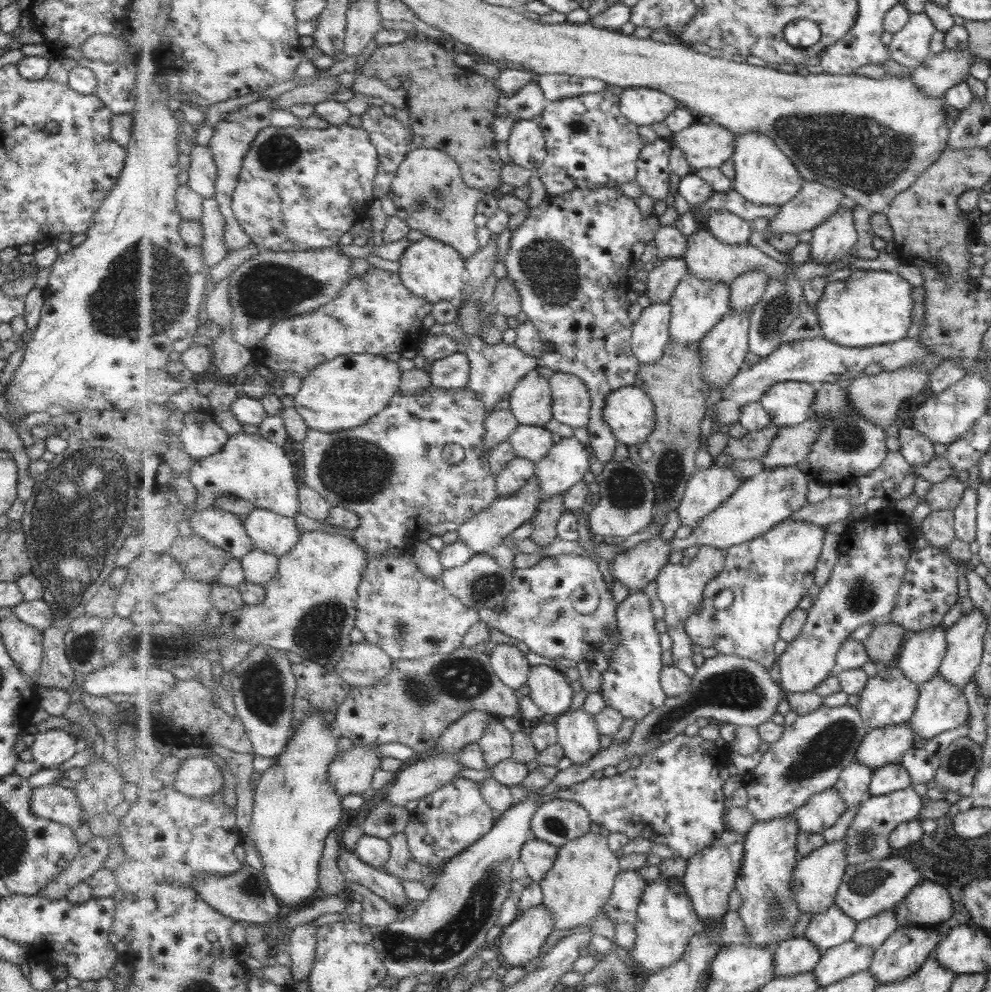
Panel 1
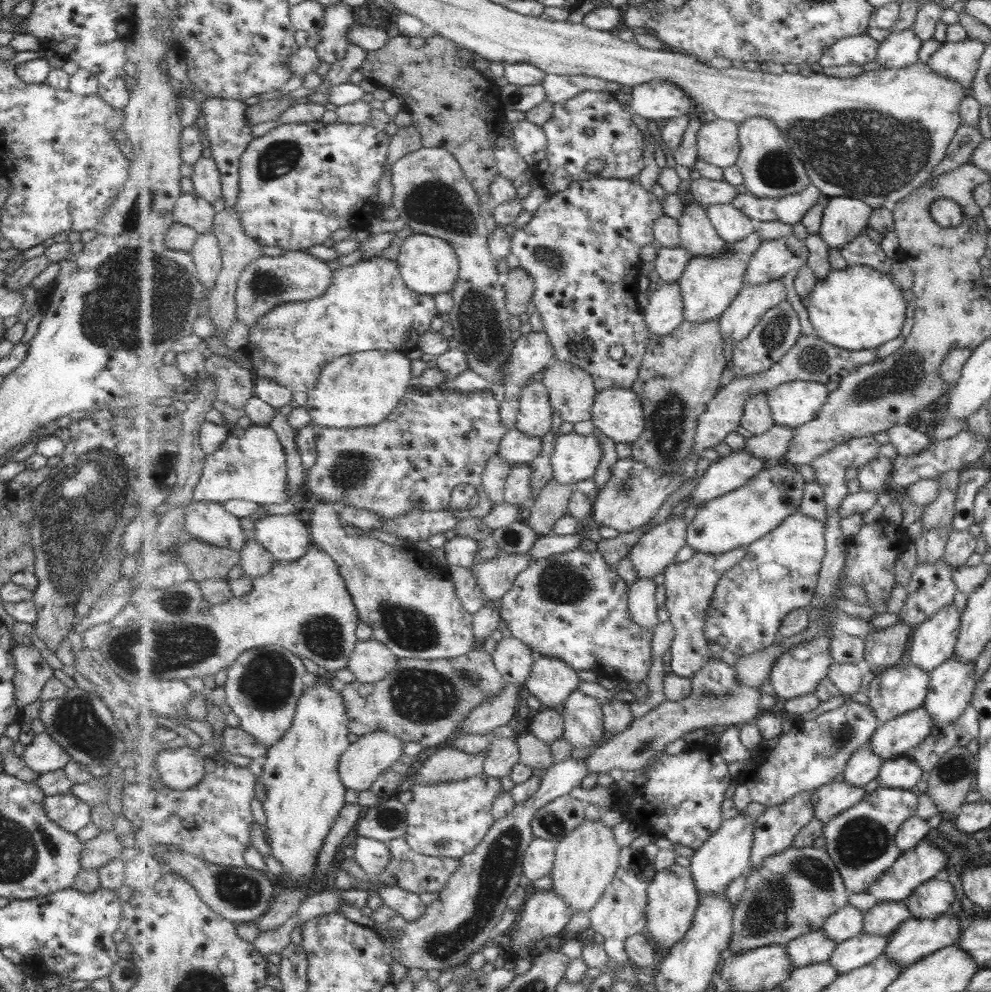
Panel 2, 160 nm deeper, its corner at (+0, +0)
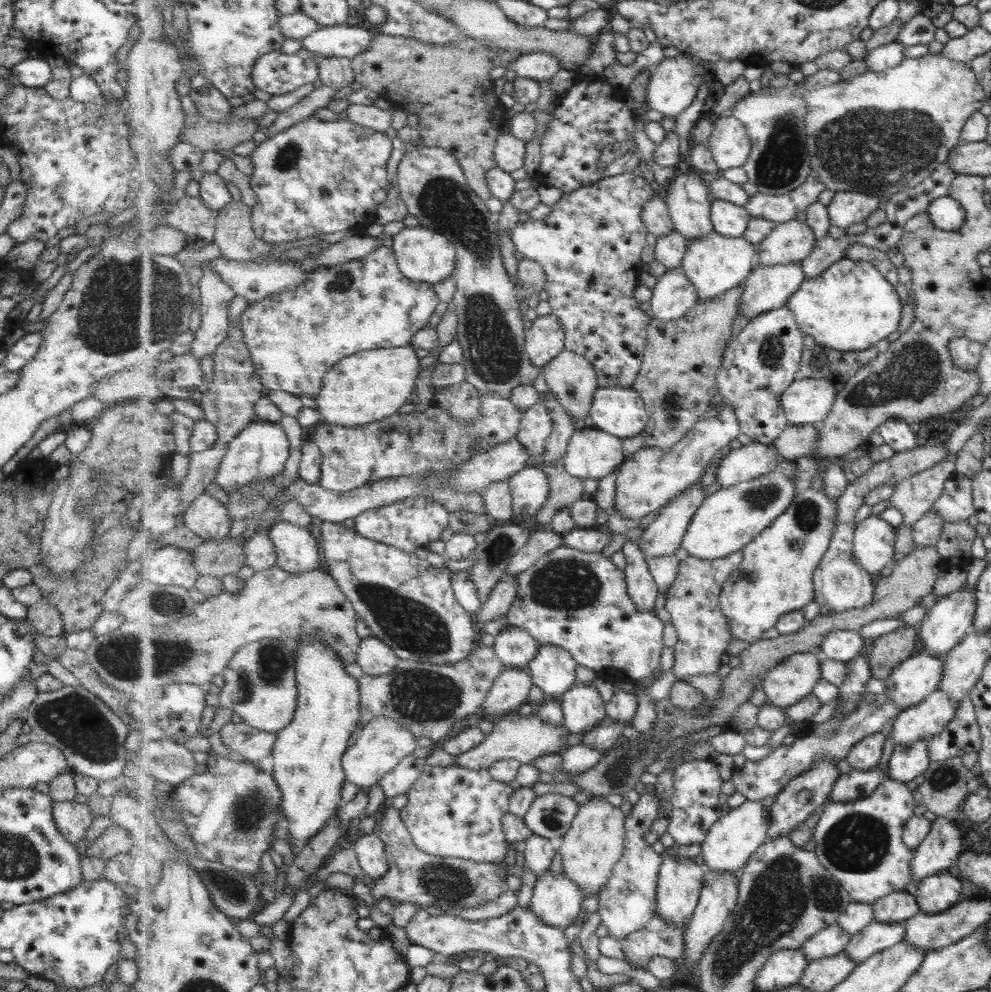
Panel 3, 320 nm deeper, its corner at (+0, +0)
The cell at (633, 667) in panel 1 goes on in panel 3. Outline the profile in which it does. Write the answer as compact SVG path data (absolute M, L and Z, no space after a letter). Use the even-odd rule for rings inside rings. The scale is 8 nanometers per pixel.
M627 540L622 546L622 552L626 559L626 581L628 592L639 610L645 612L655 611L655 600L660 590L649 568L646 554L641 546Z

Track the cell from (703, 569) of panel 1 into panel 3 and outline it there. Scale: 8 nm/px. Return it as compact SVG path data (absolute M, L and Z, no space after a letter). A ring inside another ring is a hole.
M737 551L722 559L703 560L689 555L689 558L681 561L677 578L665 593L665 608L680 634L679 642L674 646L673 663L674 674L678 679L716 674L721 668L721 656L725 654L733 636L727 618L723 616L720 596L723 585L731 580L743 559L744 552Z

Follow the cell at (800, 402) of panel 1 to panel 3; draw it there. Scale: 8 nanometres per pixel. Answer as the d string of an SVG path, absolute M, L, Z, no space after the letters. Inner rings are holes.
M799 378L783 393L782 406L791 425L816 425L827 419L836 399L833 382Z

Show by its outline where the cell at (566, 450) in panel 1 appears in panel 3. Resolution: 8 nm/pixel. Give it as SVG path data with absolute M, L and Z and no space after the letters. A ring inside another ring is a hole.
M584 427L576 429L571 437L564 468L576 478L601 481L618 473L629 457L621 437L594 427Z

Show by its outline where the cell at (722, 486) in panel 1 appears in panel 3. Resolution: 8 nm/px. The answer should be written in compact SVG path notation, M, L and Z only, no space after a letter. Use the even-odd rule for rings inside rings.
M755 442L733 449L722 457L716 468L716 482L722 489L759 479L779 466L779 454L775 445Z

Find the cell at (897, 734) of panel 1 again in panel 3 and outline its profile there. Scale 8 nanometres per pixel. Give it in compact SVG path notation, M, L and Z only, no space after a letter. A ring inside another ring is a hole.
M941 689L931 692L922 703L903 710L896 718L891 731L895 745L928 740L941 732L953 718L955 707Z

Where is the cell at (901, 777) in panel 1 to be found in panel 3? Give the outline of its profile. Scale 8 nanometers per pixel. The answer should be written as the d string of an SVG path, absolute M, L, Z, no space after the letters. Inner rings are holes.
M927 740L895 745L888 759L888 774L901 782L919 782L930 767Z

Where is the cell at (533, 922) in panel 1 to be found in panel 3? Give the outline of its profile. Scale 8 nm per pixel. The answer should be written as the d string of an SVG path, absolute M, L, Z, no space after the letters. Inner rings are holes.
M547 870L539 877L530 907L544 923L567 930L578 919L583 919L585 896L581 888L564 873Z

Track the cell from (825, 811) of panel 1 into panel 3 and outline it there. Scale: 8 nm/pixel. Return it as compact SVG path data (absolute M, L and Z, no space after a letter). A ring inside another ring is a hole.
M844 767L840 777L835 782L831 799L837 802L853 802L871 796L885 782L885 774L881 768L862 771Z

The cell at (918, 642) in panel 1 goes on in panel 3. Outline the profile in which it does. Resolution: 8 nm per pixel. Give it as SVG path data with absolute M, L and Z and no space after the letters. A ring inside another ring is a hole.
M965 586L937 598L920 626L920 638L921 644L923 644L921 650L927 651L931 656L938 658L939 655L945 655L947 651L957 646L963 637L973 633L974 602L974 593L967 591Z

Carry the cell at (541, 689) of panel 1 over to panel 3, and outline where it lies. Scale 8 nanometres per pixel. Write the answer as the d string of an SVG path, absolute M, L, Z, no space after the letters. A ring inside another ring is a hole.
M540 645L539 652L529 663L529 673L546 699L560 699L577 682L578 661L564 648Z

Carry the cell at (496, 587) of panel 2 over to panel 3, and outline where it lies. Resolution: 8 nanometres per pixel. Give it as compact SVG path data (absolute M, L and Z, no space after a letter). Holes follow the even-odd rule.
M553 530L532 531L528 543L511 558L505 575L520 575L529 570L540 558L564 546L562 533Z

